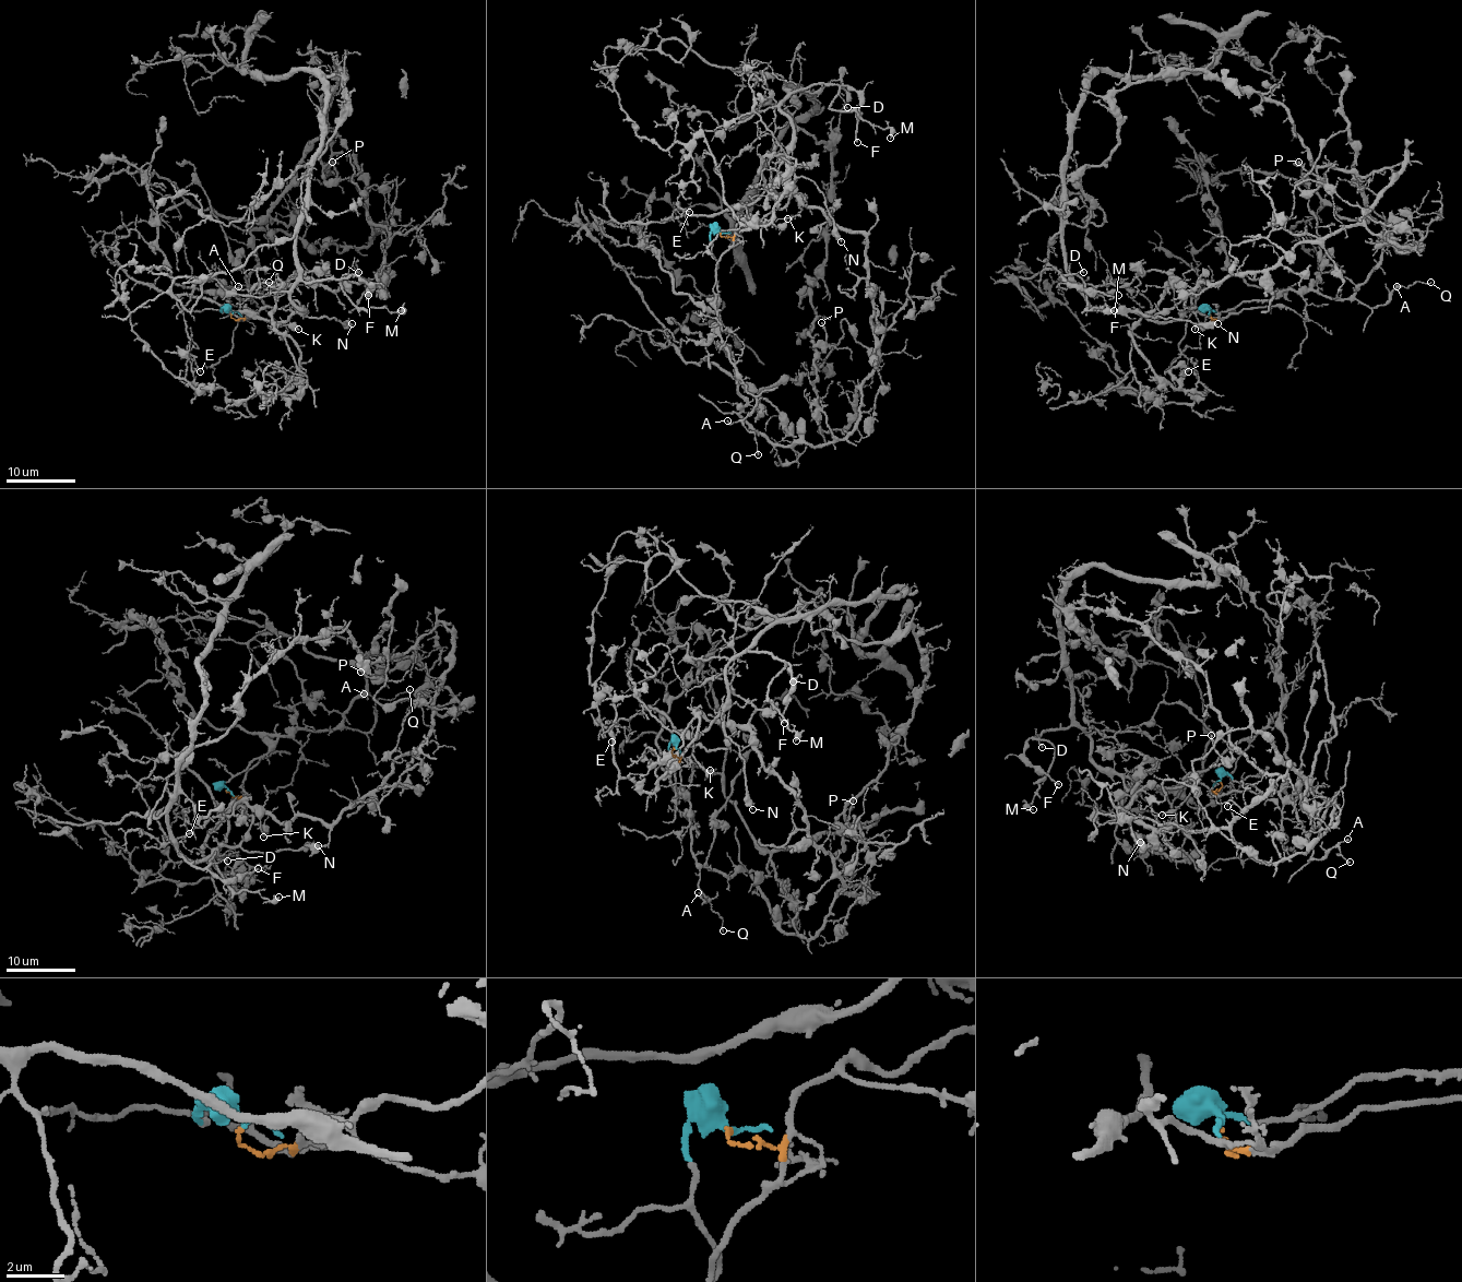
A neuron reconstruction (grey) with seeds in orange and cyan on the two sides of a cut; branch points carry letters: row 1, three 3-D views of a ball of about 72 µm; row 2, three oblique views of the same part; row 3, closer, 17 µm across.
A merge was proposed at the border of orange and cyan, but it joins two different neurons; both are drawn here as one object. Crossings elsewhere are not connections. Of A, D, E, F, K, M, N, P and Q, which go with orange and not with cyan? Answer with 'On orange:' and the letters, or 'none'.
On orange: D, E, F, K, M, N

